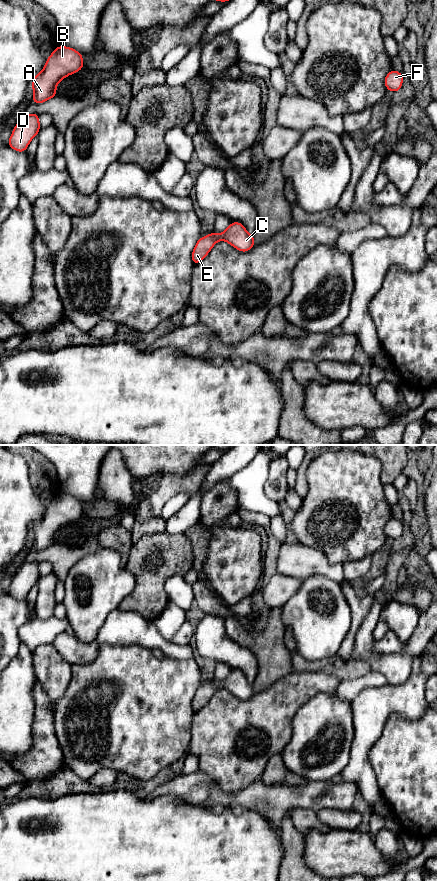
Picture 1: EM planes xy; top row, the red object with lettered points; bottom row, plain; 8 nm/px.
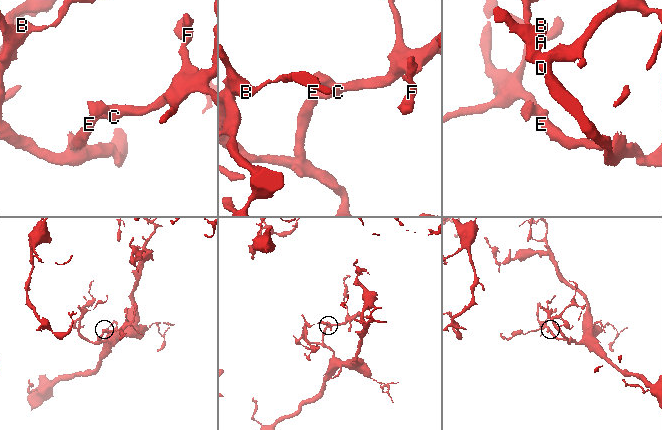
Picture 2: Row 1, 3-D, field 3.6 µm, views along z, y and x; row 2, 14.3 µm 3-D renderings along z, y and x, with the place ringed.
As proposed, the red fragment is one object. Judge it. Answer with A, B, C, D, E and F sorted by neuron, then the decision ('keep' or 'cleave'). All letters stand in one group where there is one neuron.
A B C D E F; keep

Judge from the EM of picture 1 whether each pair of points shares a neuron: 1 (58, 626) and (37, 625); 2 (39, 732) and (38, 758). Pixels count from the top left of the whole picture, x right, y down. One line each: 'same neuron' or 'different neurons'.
1: same neuron
2: same neuron

